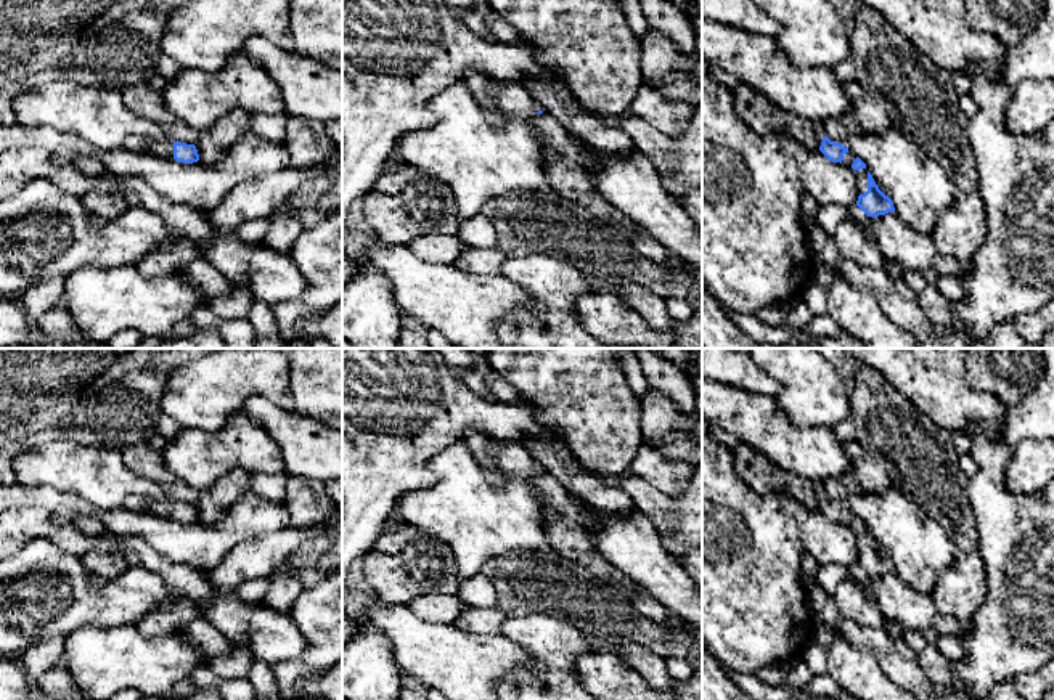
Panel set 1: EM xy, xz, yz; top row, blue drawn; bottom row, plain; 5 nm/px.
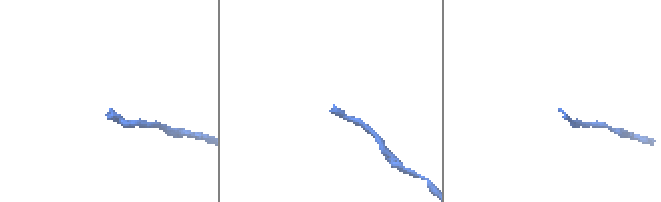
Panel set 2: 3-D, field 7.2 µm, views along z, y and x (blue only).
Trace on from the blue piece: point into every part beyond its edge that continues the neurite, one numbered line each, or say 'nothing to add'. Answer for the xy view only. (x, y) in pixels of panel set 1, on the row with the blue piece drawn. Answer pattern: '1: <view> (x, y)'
nothing to add

